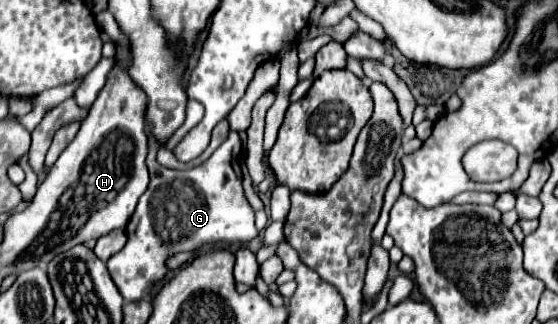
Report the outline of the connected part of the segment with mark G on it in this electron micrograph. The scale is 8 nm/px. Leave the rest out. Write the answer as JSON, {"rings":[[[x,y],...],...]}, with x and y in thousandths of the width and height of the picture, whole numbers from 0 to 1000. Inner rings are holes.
{"rings":[[[267,383],[260,389],[260,407],[267,426],[263,512],[271,531],[271,568],[249,611],[246,642],[228,691],[231,741],[224,765],[199,790],[192,809],[203,870],[228,932],[263,920],[271,907],[274,870],[292,864],[299,827],[303,840],[317,833],[324,815],[346,796],[339,772],[360,765],[378,747],[410,747],[428,759],[461,728],[461,704],[453,698],[453,642],[446,636],[432,574],[434,438],[421,401],[410,407],[407,432],[382,469],[375,494],[328,531],[303,525],[278,494],[278,420],[271,414]],[[296,802],[303,821],[296,821]]]}

